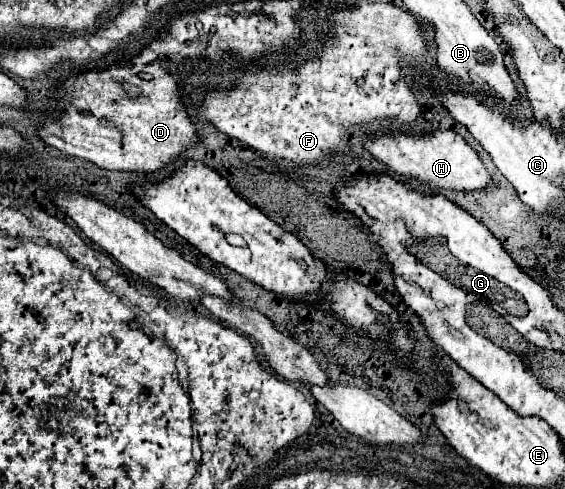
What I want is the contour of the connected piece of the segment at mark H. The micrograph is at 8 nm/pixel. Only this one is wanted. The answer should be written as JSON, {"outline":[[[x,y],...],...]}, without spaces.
{"outline":[[[437,130],[427,136],[383,136],[375,140],[365,140],[365,148],[393,172],[409,178],[413,176],[429,192],[475,192],[485,190],[489,184],[489,172],[481,162],[479,154],[463,140],[461,134],[453,130]]]}

